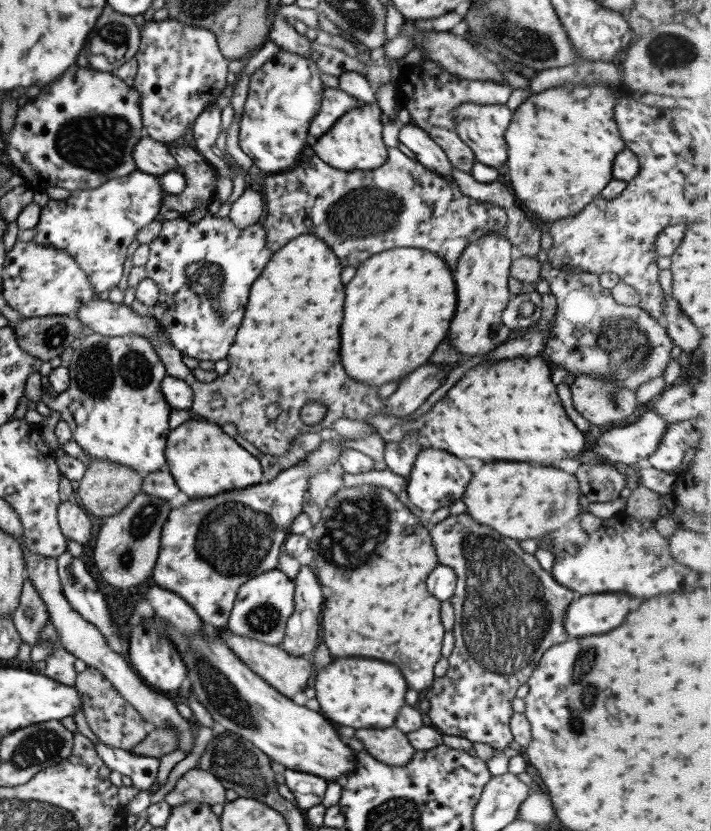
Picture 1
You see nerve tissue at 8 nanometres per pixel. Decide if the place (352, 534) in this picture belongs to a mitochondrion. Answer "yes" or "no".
yes

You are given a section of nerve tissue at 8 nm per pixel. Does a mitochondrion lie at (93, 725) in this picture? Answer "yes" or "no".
no

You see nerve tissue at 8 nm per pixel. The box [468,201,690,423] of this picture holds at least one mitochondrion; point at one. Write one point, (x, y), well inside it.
(627, 347)

